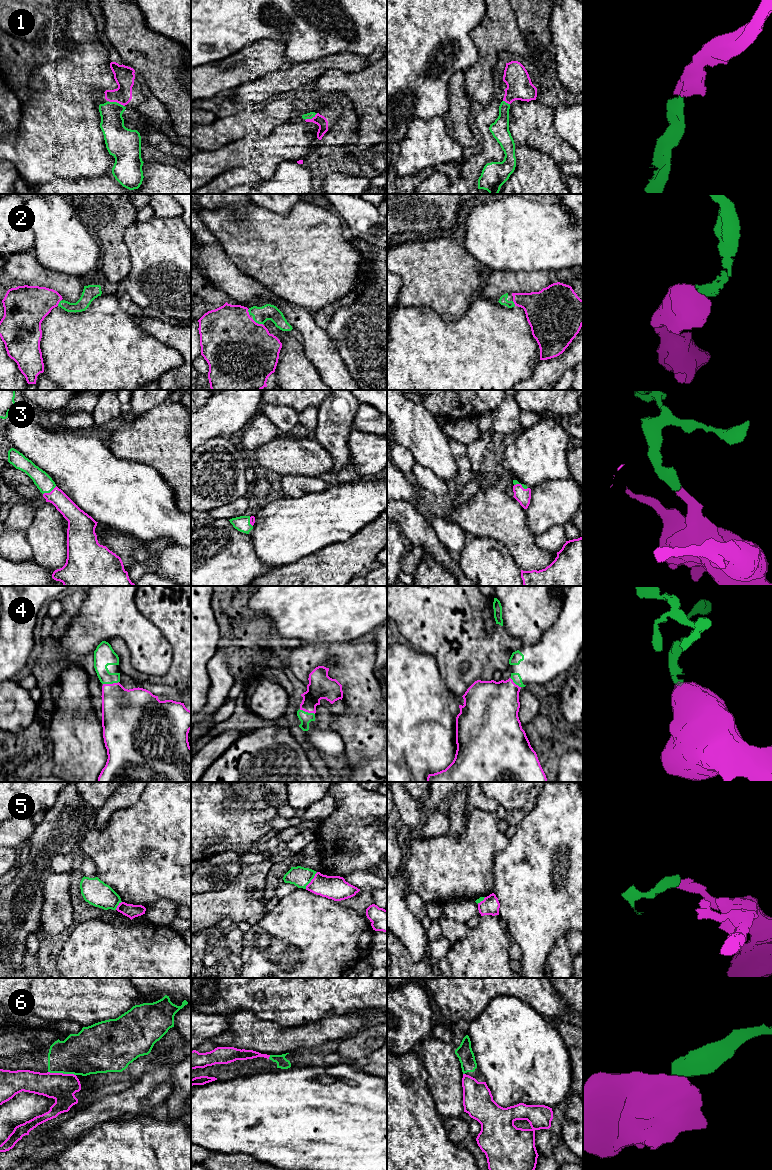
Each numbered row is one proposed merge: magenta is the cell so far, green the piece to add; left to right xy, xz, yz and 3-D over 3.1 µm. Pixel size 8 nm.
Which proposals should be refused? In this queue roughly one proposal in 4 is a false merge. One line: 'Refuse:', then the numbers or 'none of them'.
Refuse: 5, 6

